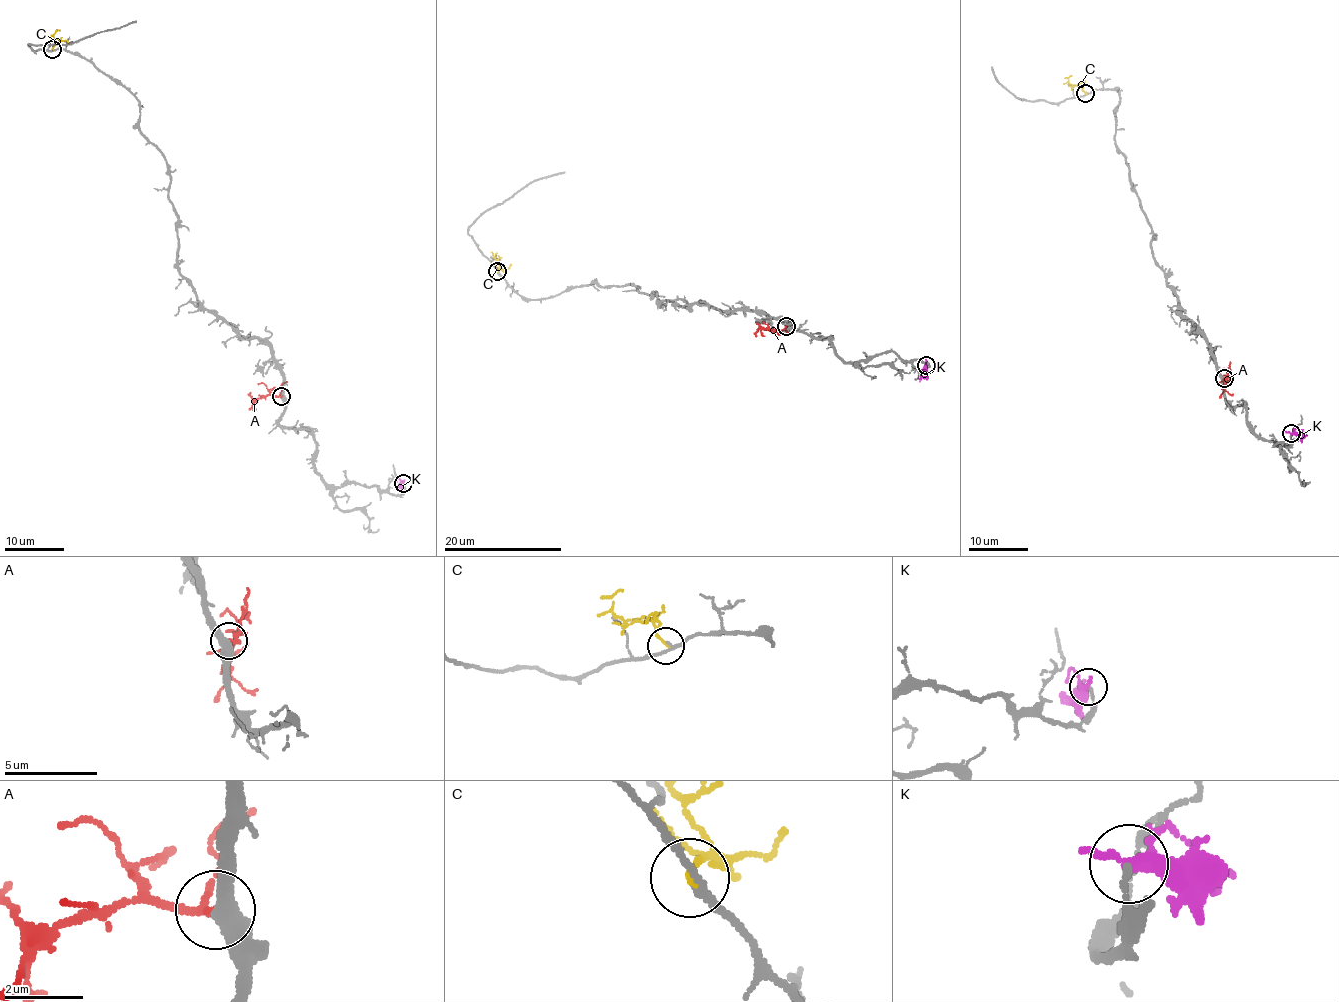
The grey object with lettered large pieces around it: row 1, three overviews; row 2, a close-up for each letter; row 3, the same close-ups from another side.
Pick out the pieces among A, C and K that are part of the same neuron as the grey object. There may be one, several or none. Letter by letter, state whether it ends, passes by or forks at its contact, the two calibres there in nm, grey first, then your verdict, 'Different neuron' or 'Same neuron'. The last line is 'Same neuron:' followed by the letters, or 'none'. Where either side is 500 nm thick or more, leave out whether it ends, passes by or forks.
A: It passes by. Thickness 420 nm (grey) against 170 nm. Same neuron
C: It ends there. Thickness 150 nm (grey) against 140 nm. Different neuron
K: It passes by. Thickness 140 nm (grey) against 300 nm. Different neuron
Same neuron: A

